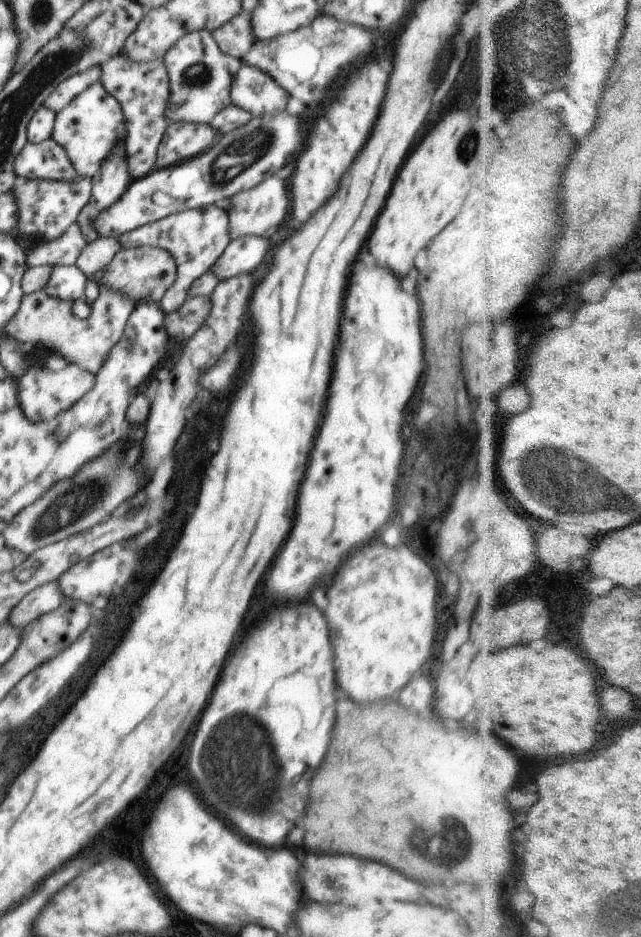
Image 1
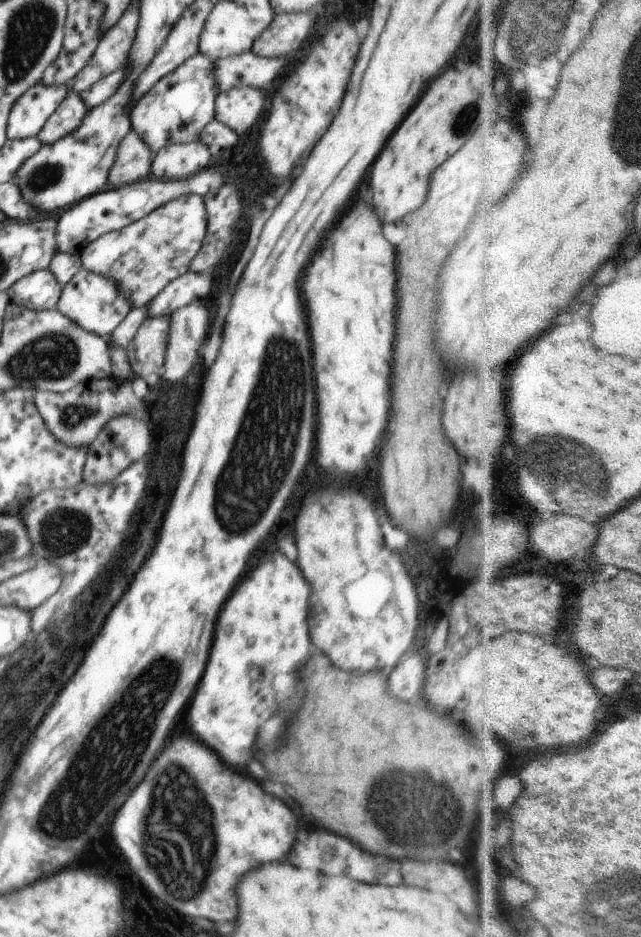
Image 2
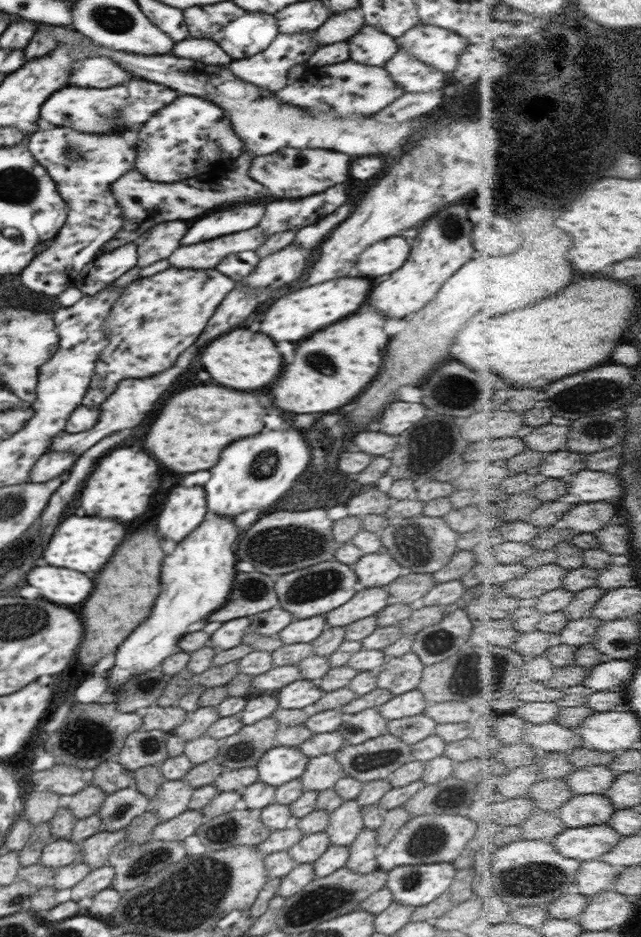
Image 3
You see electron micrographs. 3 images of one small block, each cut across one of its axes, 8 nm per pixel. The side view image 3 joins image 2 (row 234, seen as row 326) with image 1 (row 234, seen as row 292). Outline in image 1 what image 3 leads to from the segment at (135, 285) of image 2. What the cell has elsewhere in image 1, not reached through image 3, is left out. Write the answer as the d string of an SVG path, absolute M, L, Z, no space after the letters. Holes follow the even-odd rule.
M214 203L207 207L174 213L117 237L121 249L128 250L148 245L161 248L171 254L176 265L176 274L170 288L163 292L164 296L159 302L159 307L164 313L174 312L182 306L187 298L187 290L191 287L191 284L216 264L219 256L223 254L229 245L231 241L229 222L228 218L226 218L226 212L220 206L222 205Z

